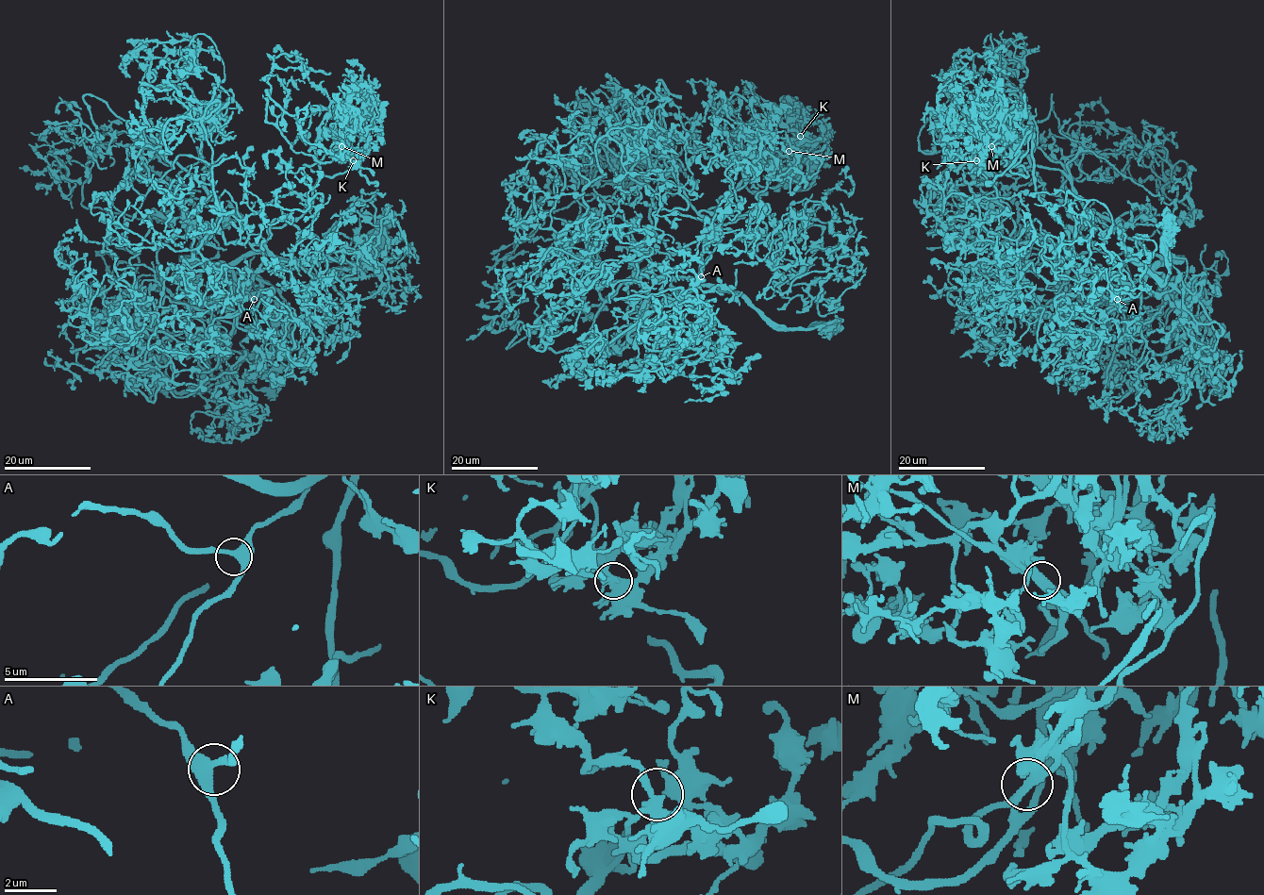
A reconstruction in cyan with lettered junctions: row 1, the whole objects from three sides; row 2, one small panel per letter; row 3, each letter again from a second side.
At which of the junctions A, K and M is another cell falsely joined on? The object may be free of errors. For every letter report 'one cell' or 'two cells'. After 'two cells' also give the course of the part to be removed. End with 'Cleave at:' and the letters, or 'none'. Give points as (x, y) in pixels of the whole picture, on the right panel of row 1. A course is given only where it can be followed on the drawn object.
A: one cell
K: one cell
M: two cells; course (991, 145), (981, 135), (992, 120), (1016, 140), (1021, 157), (1030, 130), (1015, 159), (985, 184)
Cleave at: M

